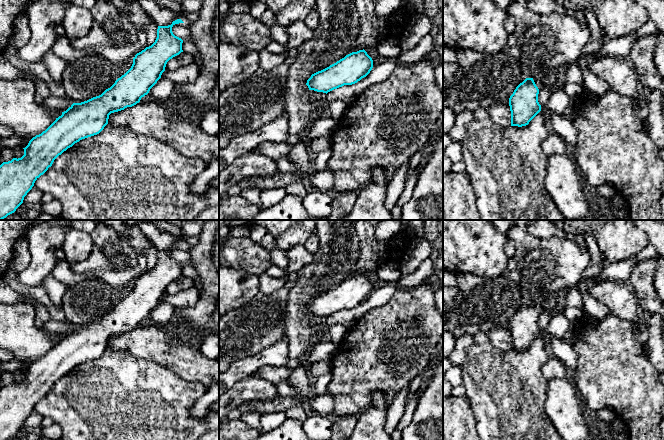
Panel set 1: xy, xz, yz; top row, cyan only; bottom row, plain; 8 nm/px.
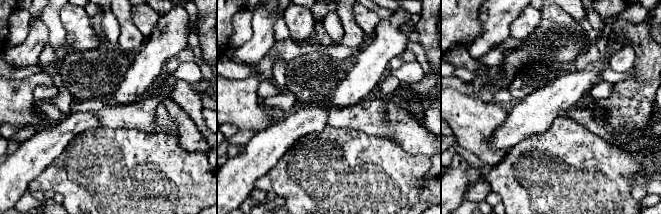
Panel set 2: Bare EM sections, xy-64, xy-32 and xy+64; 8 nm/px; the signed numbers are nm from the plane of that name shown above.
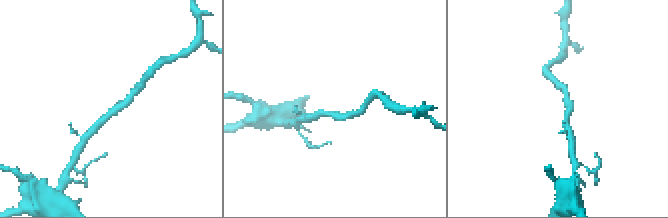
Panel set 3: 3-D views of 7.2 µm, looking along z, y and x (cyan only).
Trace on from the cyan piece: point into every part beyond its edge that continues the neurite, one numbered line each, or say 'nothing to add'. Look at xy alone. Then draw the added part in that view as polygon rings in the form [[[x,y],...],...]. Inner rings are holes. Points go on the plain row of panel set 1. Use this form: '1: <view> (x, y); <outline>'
nothing to add

